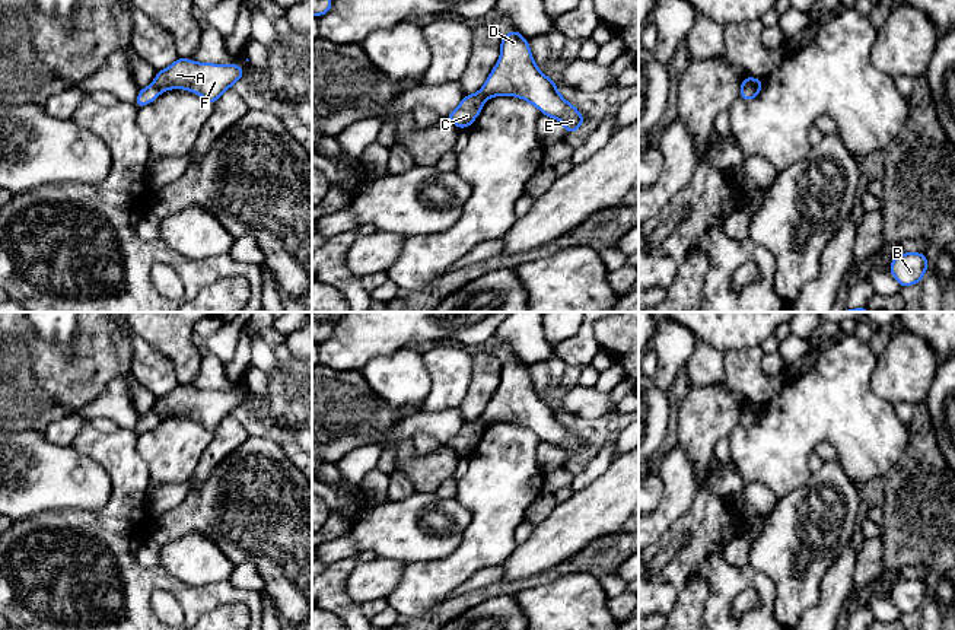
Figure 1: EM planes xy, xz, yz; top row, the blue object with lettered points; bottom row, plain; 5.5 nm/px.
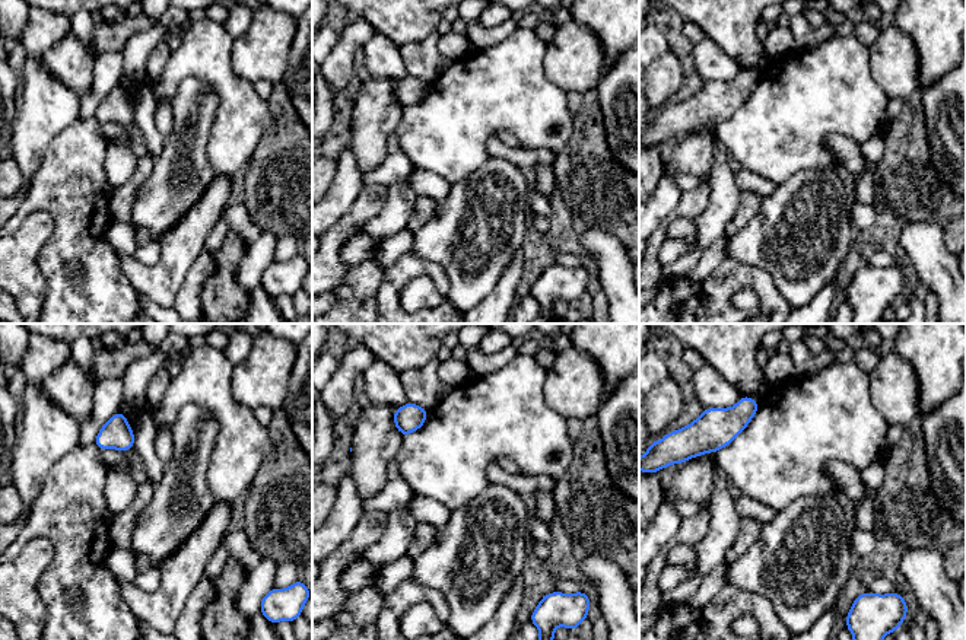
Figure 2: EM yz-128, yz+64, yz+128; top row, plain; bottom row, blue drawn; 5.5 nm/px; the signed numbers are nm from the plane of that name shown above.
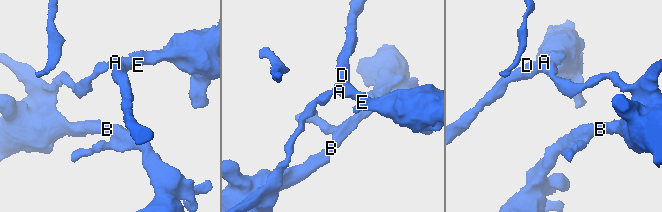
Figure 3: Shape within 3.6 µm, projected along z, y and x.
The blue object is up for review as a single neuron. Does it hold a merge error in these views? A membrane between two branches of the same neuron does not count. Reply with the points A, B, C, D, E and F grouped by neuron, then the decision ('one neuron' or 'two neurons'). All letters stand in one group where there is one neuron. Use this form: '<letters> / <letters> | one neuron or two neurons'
A D E F / B C | two neurons

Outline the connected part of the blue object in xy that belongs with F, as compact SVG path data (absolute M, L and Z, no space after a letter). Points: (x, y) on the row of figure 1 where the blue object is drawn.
M176 58L169 67L157 71L155 85L160 92L184 89L216 104L220 95L239 82L245 70L235 64L197 63Z

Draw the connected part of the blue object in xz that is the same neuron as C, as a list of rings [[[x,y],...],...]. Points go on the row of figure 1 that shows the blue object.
[[[481,90],[474,95],[465,95],[461,104],[446,117],[459,130],[469,127],[480,115],[486,104],[486,96]]]

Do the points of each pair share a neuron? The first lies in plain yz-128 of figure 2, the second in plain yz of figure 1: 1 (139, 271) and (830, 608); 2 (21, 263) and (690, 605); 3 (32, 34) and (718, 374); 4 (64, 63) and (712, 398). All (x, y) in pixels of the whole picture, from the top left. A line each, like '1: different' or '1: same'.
1: same
2: same
3: same
4: same

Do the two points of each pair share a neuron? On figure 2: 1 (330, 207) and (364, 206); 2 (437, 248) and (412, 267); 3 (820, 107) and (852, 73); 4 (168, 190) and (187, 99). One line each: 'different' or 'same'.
1: different
2: different
3: same
4: same

